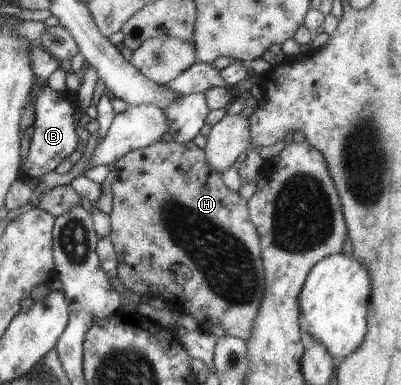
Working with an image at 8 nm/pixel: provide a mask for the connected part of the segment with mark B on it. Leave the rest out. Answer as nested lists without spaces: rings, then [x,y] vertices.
[[[35,76],[34,83],[31,85],[30,93],[26,104],[33,103],[34,122],[31,124],[33,131],[28,155],[21,166],[21,176],[24,178],[36,179],[54,170],[54,168],[63,160],[67,159],[79,145],[74,126],[72,125],[72,114],[75,112],[76,102],[69,100],[68,91],[56,91],[51,89],[43,79]]]

